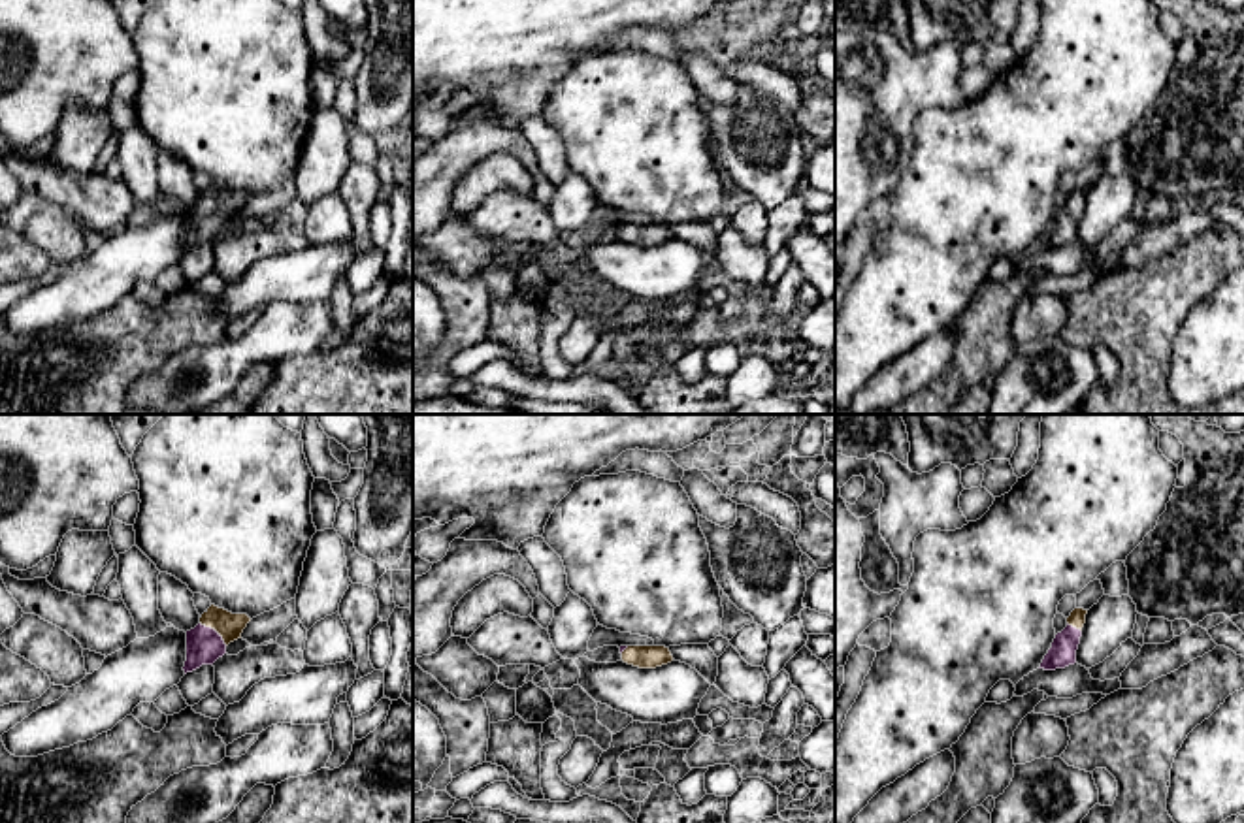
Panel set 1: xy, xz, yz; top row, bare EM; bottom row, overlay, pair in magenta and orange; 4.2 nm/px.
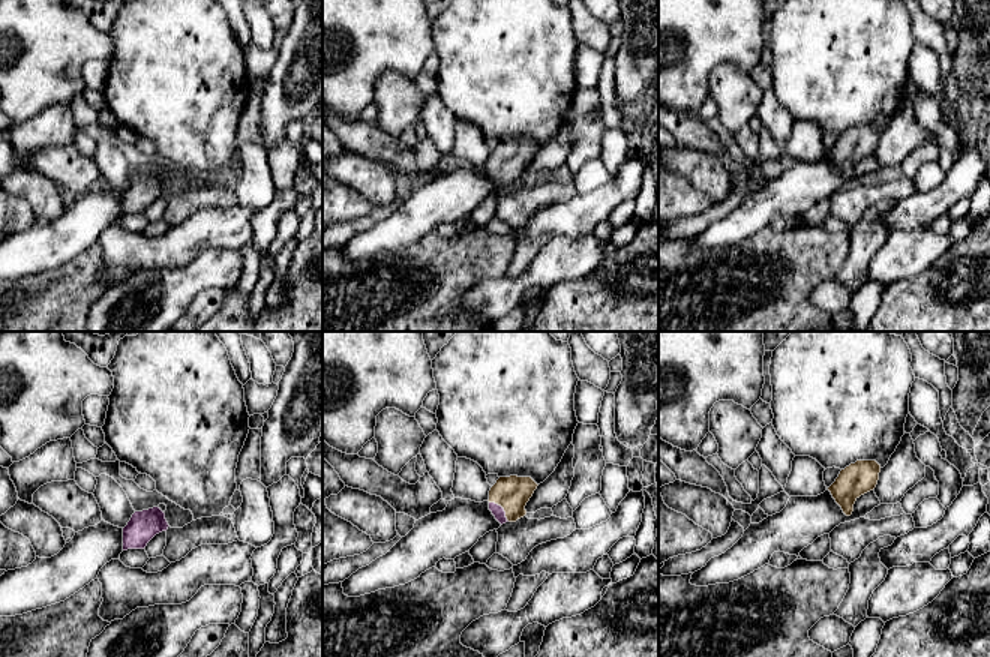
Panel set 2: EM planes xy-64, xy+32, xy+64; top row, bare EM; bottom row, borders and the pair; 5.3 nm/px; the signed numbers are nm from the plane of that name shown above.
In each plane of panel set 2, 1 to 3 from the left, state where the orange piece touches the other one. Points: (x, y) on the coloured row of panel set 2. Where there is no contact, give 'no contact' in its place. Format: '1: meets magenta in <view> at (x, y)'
1: no contact
2: meets magenta in xy+32 at (503, 509)
3: no contact

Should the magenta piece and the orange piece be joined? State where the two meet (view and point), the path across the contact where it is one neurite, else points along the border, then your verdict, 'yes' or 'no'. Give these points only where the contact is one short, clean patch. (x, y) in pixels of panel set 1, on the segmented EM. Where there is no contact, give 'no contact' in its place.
xy (215, 631) | across xy (204, 646), (215, 631), (229, 626) | yes

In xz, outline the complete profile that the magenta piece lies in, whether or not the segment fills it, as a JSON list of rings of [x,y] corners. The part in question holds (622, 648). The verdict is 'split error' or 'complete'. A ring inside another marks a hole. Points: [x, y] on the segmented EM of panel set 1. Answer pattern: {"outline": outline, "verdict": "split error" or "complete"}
{"outline": [[[620,646],[622,661],[639,669],[656,669],[673,661],[665,646]]], "verdict": "split error"}

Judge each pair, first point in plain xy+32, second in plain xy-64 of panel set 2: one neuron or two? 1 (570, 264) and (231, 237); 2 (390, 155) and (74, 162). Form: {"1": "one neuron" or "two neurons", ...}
{"1": "two neurons", "2": "one neuron"}

